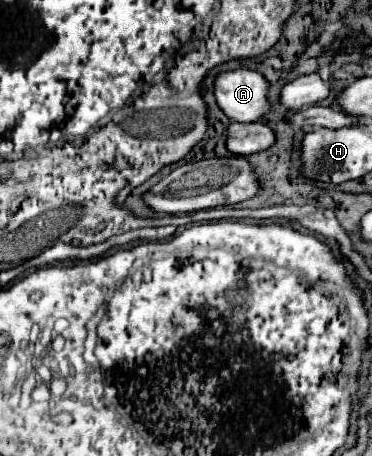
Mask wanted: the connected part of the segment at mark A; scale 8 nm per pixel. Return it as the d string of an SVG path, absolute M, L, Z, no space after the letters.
M237 68L215 76L213 94L231 122L259 122L269 112L267 86L259 72Z

